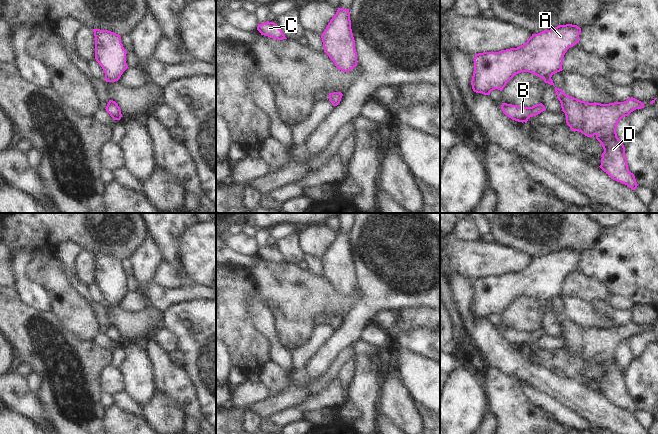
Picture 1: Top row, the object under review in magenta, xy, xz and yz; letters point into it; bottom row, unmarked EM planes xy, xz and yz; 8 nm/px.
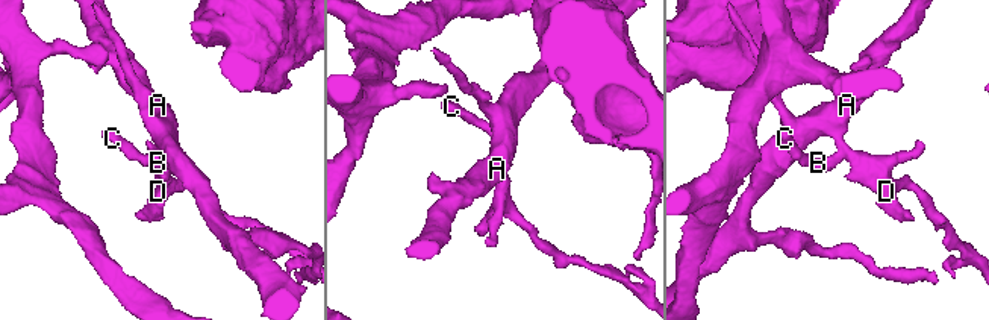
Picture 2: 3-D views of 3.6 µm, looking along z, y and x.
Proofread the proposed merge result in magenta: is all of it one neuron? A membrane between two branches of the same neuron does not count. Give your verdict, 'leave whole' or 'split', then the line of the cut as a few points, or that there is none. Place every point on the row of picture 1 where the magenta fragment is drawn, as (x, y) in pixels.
leave whole; no cut

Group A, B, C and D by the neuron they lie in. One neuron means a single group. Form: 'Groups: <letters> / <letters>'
Groups: A B C D.

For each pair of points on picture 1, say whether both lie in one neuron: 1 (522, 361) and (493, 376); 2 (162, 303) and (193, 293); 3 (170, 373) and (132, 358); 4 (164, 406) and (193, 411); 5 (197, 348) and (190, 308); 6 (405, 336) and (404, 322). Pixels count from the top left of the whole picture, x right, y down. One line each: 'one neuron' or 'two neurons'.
1: two neurons
2: one neuron
3: two neurons
4: two neurons
5: one neuron
6: two neurons

